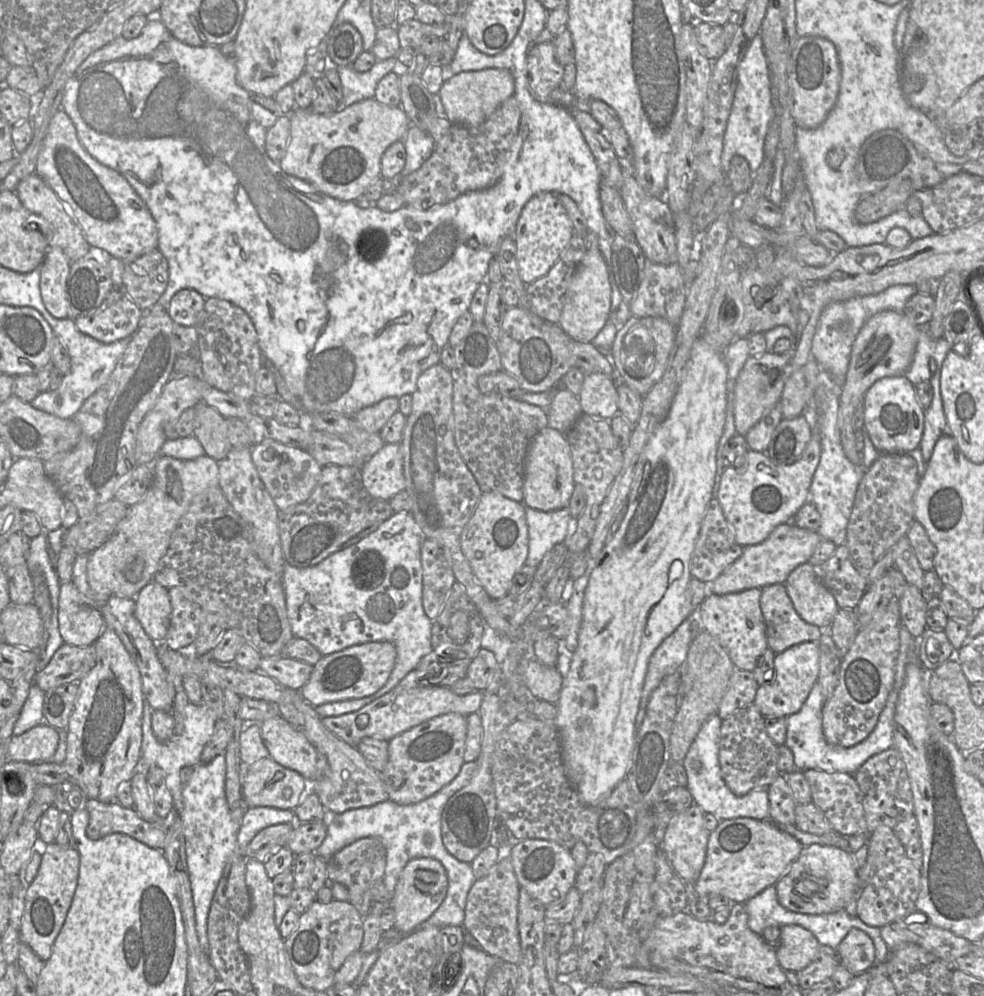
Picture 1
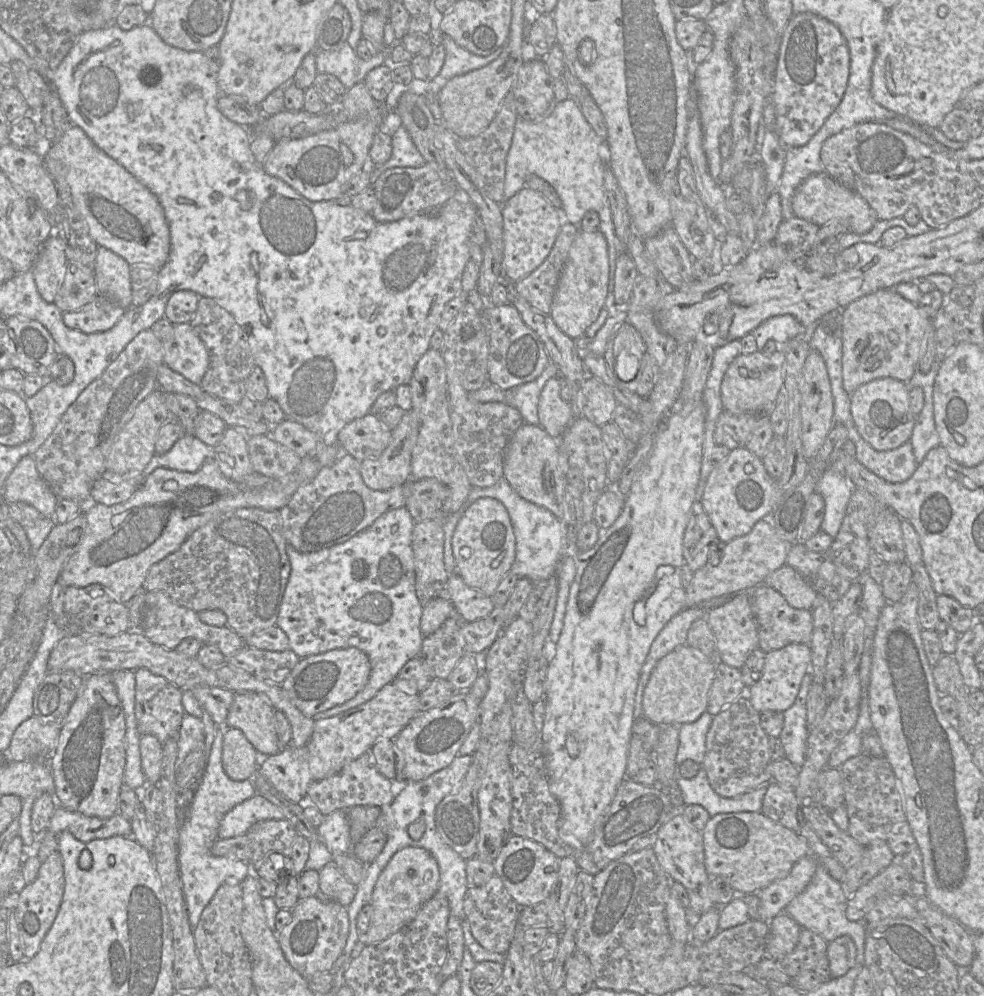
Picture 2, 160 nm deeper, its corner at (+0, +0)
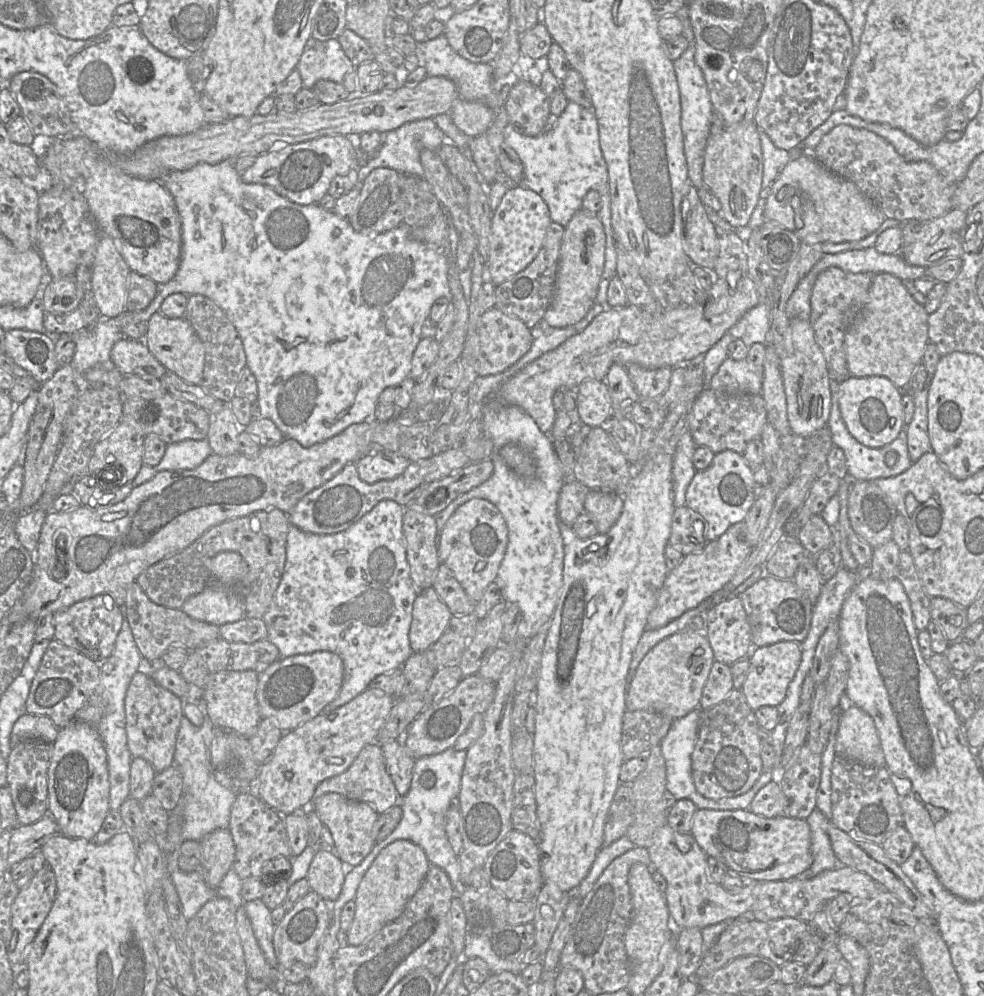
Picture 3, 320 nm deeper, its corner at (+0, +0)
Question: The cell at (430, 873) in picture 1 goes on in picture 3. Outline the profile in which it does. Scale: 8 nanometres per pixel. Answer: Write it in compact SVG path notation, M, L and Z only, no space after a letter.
M396 840L380 851L363 876L354 898L355 914L347 943L357 946L397 919L424 880L430 862L424 850L409 840Z

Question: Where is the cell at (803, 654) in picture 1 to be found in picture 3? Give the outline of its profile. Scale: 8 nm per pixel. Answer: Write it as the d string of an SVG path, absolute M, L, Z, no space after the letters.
M780 641L762 647L753 647L748 655L749 670L741 688L748 705L756 711L763 706L777 707L785 699L788 686L801 662L801 643Z

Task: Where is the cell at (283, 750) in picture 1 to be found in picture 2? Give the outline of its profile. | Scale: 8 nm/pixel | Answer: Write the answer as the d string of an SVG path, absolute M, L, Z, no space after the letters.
M235 693L224 726L240 729L260 757L276 754L284 748L276 733L275 708L258 693Z

